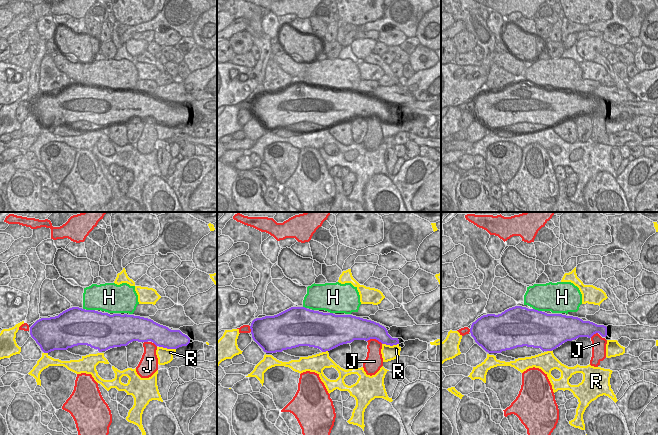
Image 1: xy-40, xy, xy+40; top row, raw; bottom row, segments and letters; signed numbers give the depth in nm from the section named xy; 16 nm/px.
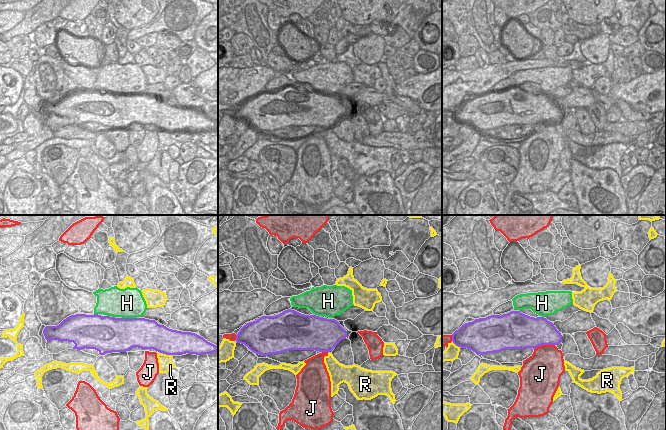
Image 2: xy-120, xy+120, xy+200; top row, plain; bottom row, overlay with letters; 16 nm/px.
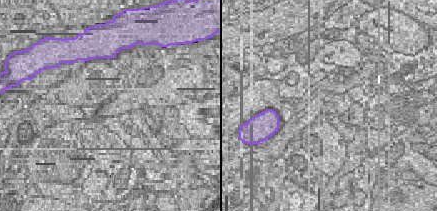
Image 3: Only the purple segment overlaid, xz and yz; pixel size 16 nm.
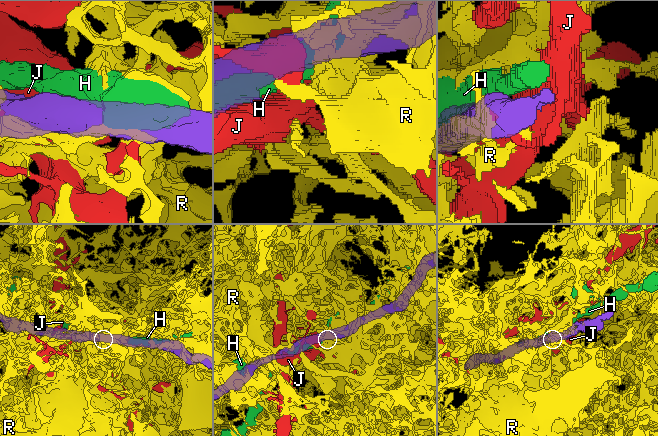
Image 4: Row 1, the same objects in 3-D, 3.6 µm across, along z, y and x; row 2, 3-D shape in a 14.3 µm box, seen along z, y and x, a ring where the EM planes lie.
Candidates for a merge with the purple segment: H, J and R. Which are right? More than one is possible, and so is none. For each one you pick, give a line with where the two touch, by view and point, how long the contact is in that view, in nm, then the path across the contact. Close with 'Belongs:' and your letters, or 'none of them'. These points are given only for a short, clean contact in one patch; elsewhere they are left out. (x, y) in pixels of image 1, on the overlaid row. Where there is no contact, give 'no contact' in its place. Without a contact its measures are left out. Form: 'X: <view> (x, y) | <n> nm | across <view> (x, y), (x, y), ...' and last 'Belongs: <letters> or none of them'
Belongs: none of them

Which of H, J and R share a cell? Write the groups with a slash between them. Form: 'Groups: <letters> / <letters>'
Groups: H / J / R

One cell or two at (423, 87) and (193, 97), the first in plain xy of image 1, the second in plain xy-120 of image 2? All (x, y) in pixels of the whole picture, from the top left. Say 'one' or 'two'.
two

